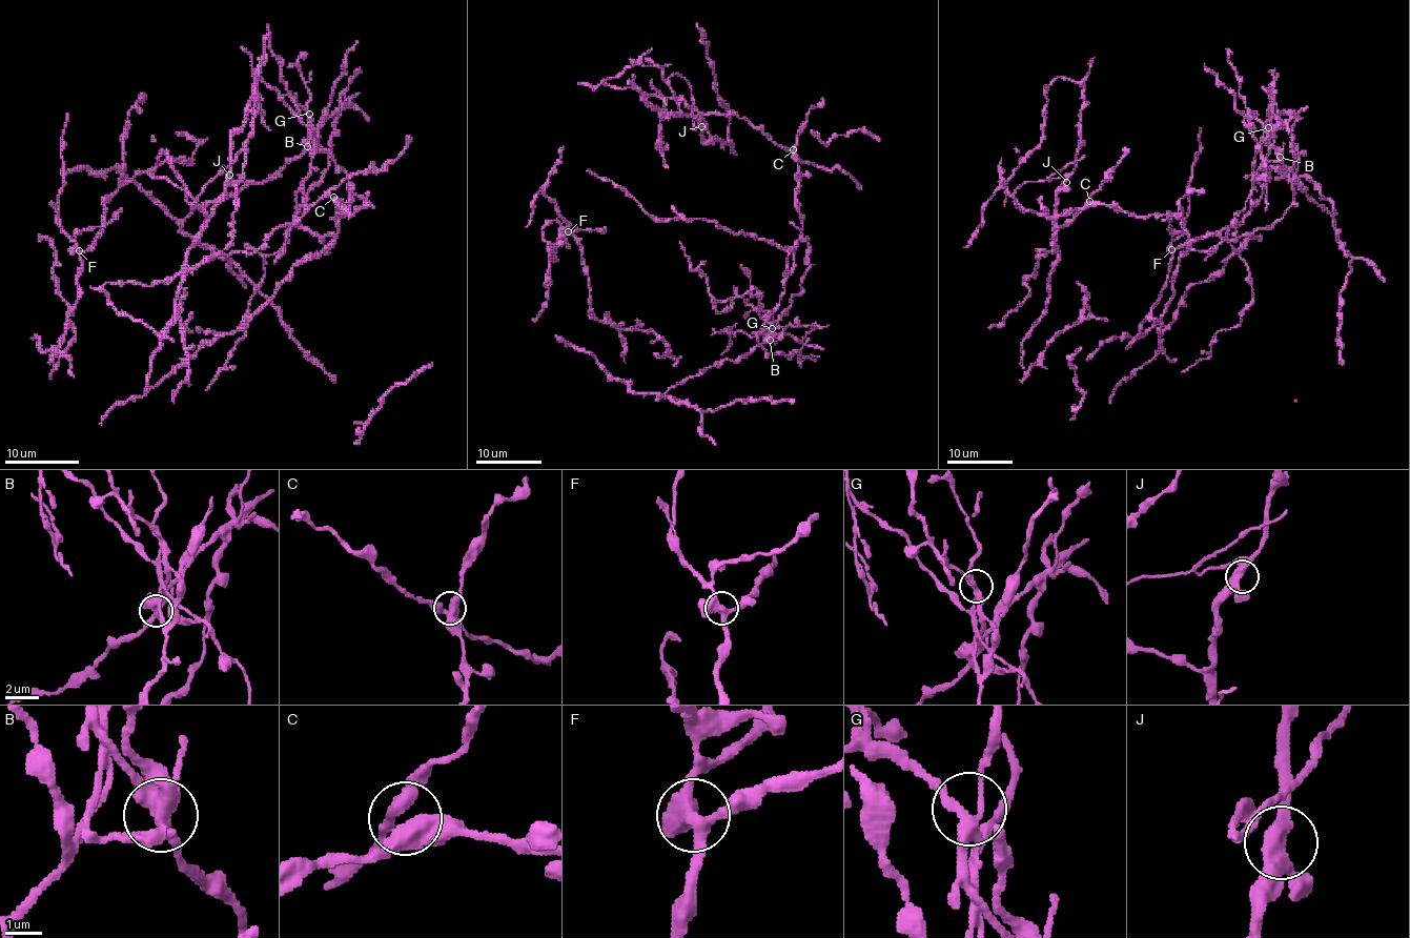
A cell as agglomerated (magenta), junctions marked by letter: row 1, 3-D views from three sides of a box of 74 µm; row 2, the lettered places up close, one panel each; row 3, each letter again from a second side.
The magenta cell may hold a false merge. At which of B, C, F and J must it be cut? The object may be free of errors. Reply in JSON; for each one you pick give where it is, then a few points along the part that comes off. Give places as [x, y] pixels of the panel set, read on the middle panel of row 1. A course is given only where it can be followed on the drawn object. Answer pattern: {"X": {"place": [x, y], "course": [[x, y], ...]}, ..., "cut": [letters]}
{"B": {"place": [770, 340], "course": [[770, 340], [773, 317], [760, 307], [760, 293], [752, 287], [717, 312], [708, 279], [690, 266], [679, 242]]}, "cut": ["B"]}

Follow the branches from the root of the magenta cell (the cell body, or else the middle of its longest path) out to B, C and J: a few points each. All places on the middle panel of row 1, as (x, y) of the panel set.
B: (760, 333), (758, 343), (768, 353), (801, 357), (802, 345), (790, 334), (770, 340)
C: (760, 333), (784, 290), (784, 279), (793, 266), (796, 242), (802, 226), (796, 197), (798, 155), (793, 149)
J: (760, 333), (802, 226), (798, 155), (735, 114), (660, 99), (663, 117), (693, 115), (701, 126)

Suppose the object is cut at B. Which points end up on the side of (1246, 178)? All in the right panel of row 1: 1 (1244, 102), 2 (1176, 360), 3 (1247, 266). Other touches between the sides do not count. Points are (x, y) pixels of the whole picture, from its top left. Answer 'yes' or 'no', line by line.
1: yes
2: no
3: yes

